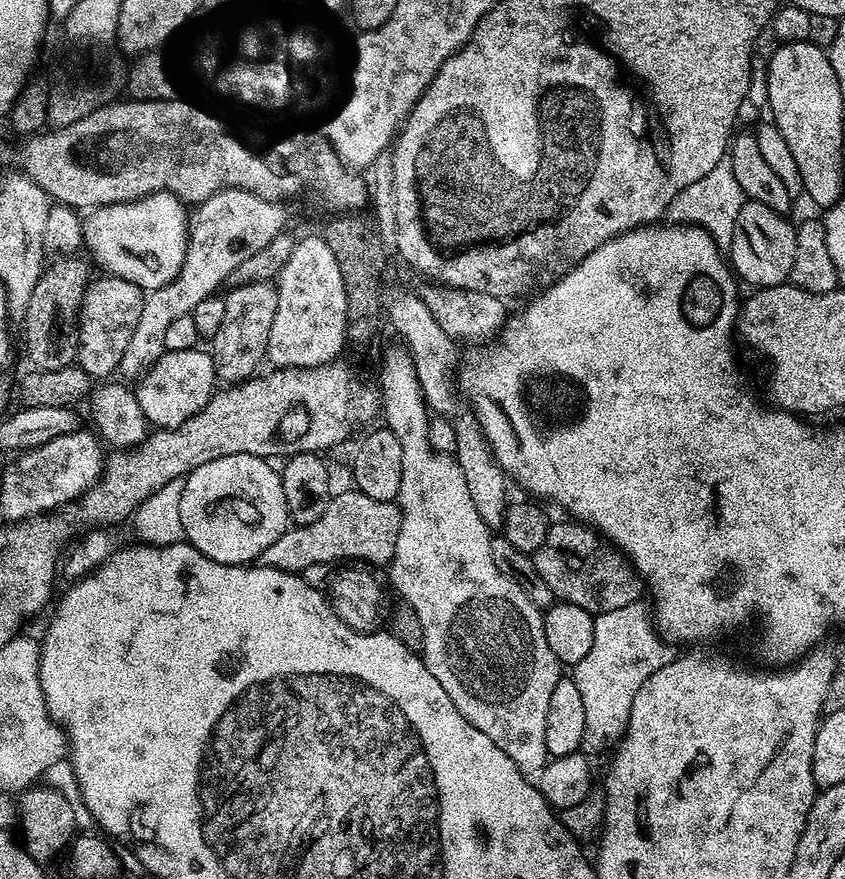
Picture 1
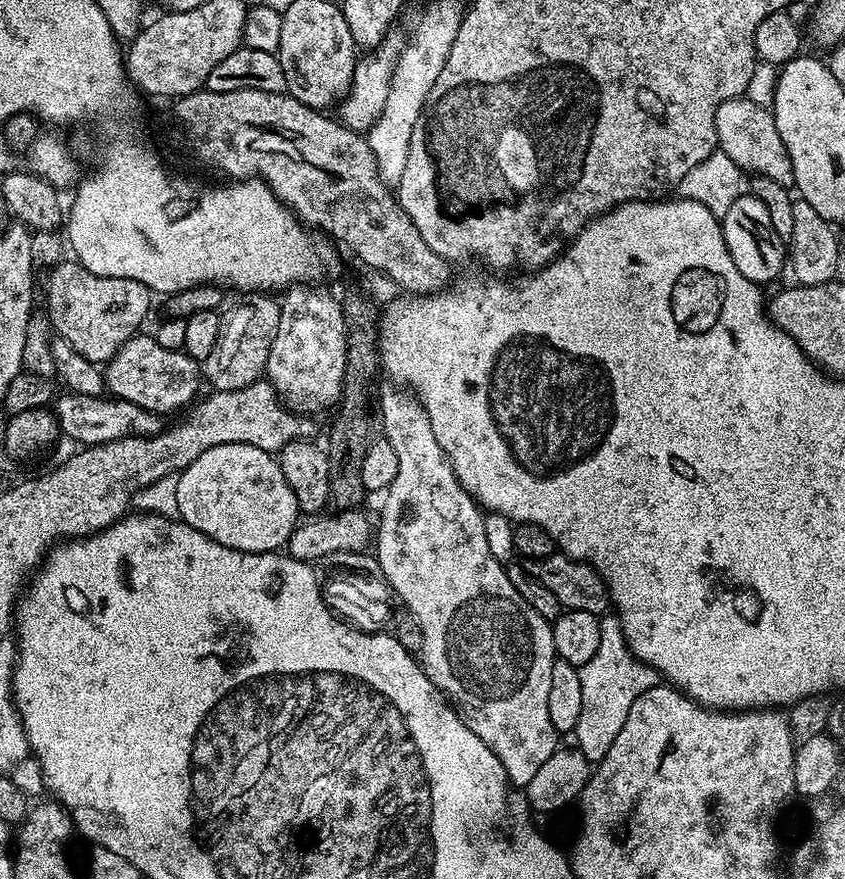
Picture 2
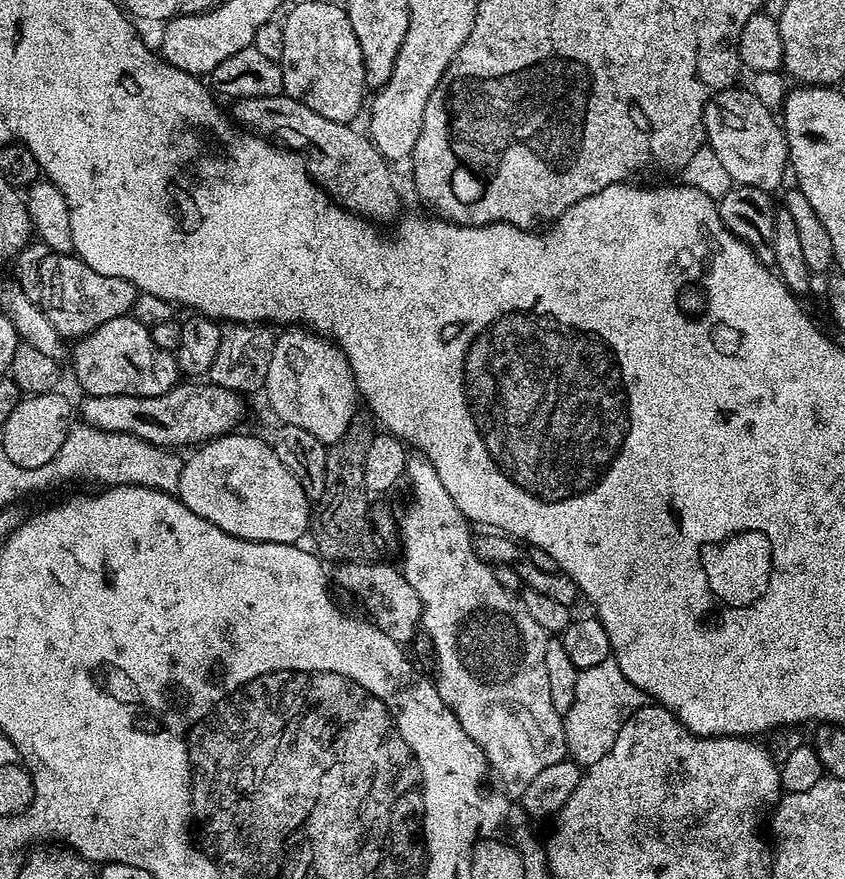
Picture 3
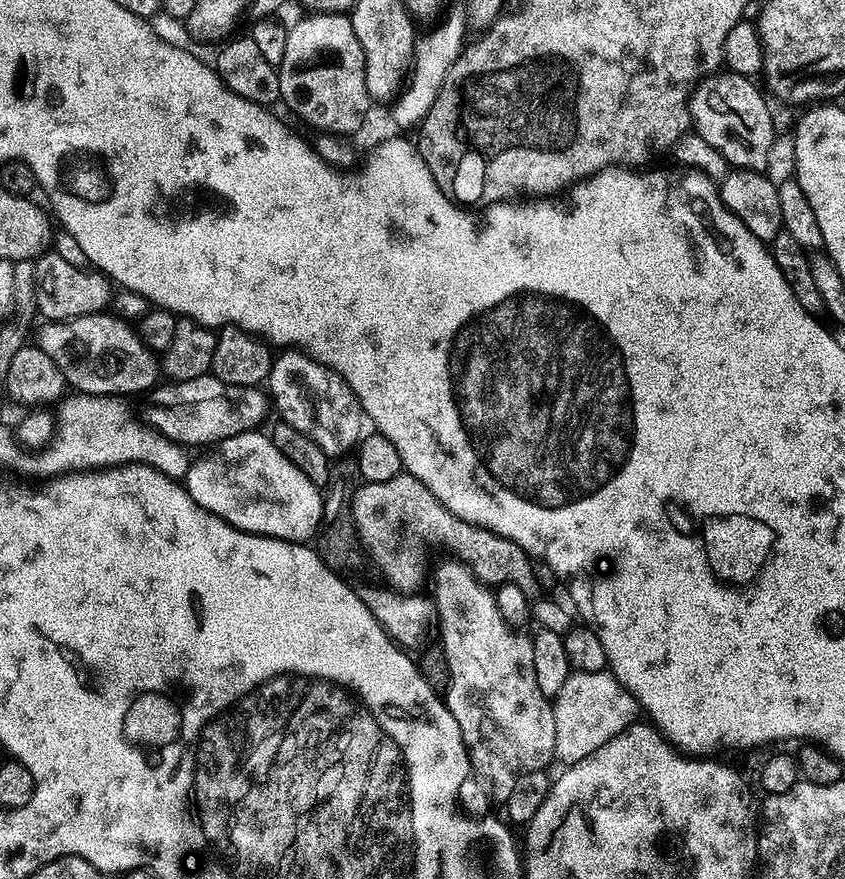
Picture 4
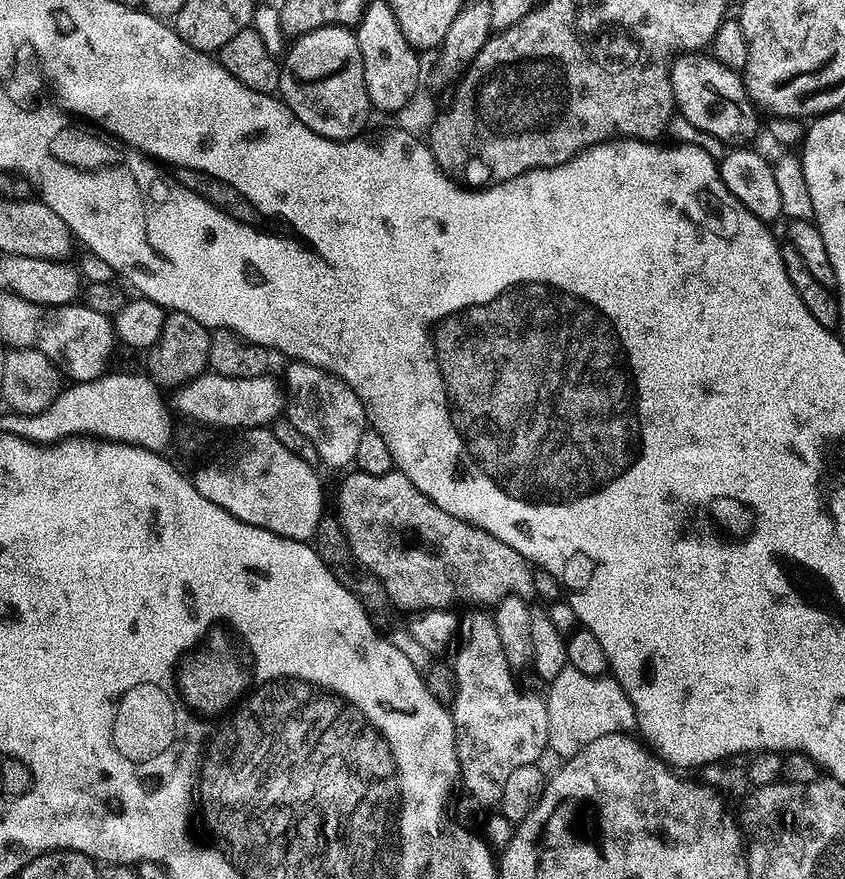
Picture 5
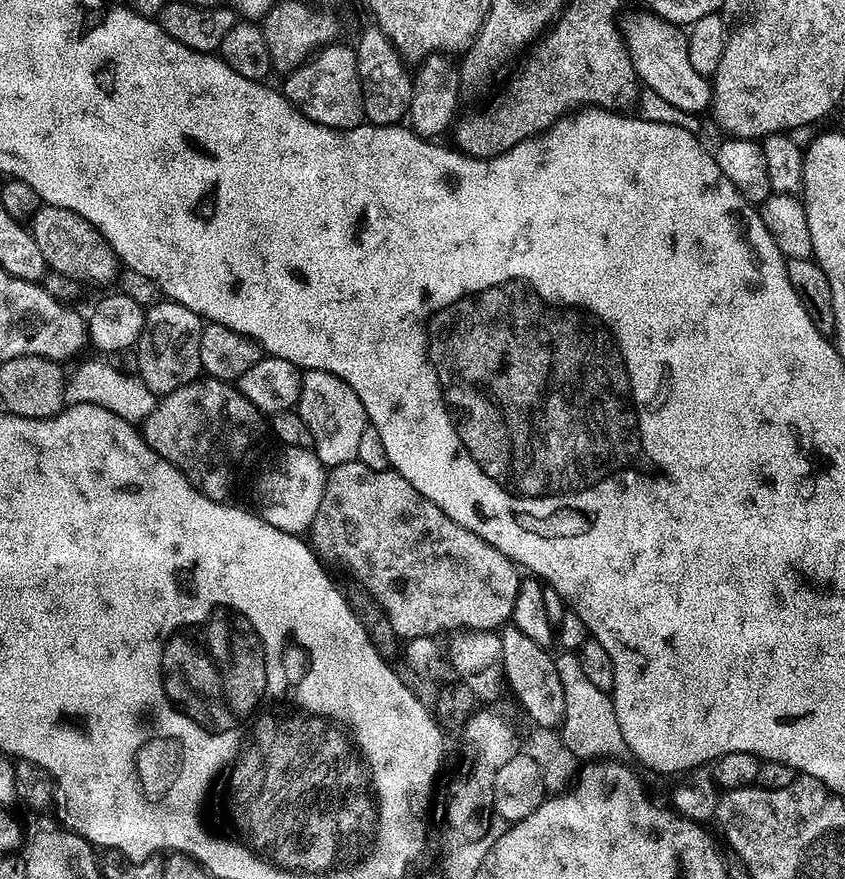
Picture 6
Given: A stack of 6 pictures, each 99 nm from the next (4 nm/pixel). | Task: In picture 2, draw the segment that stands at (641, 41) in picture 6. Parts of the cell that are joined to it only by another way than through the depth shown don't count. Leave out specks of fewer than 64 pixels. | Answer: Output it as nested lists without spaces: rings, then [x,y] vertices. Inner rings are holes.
[[[736,96],[733,100],[727,100],[722,102],[722,106],[718,106],[714,126],[719,151],[730,154],[731,160],[745,174],[765,176],[789,189],[793,187],[794,166],[790,162],[790,154],[786,154],[786,142],[782,142],[782,134],[778,134],[778,126],[769,109],[744,96]]]

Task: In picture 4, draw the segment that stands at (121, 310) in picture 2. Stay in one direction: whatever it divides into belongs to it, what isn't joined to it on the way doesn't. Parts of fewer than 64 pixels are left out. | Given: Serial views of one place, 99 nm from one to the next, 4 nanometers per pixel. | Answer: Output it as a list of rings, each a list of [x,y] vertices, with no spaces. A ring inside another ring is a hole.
[[[55,250],[45,252],[39,260],[35,261],[33,278],[36,311],[40,316],[44,315],[45,321],[73,320],[79,316],[105,311],[114,295],[113,285],[103,272],[70,266]]]

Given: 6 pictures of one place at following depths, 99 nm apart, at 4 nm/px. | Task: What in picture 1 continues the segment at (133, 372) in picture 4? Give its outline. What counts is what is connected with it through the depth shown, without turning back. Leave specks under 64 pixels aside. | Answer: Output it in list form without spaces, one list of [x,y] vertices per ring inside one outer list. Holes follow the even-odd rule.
[[[194,347],[165,352],[139,377],[134,388],[138,406],[142,406],[142,414],[153,429],[180,428],[188,418],[194,418],[194,414],[198,414],[198,410],[202,410],[206,402],[210,402],[213,392],[217,391],[218,377],[211,351],[200,351],[199,347]]]

